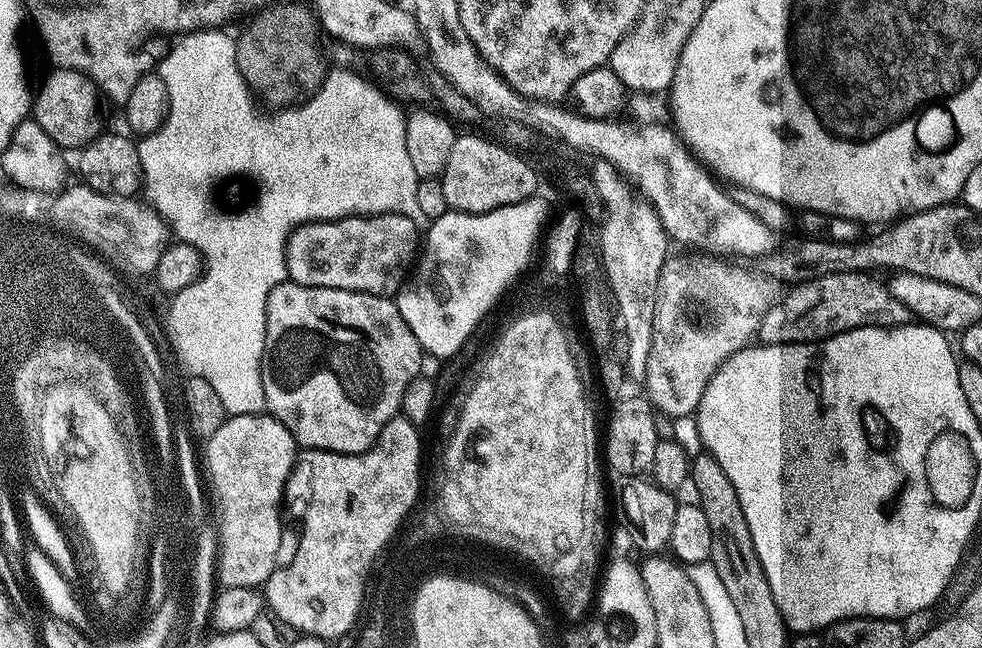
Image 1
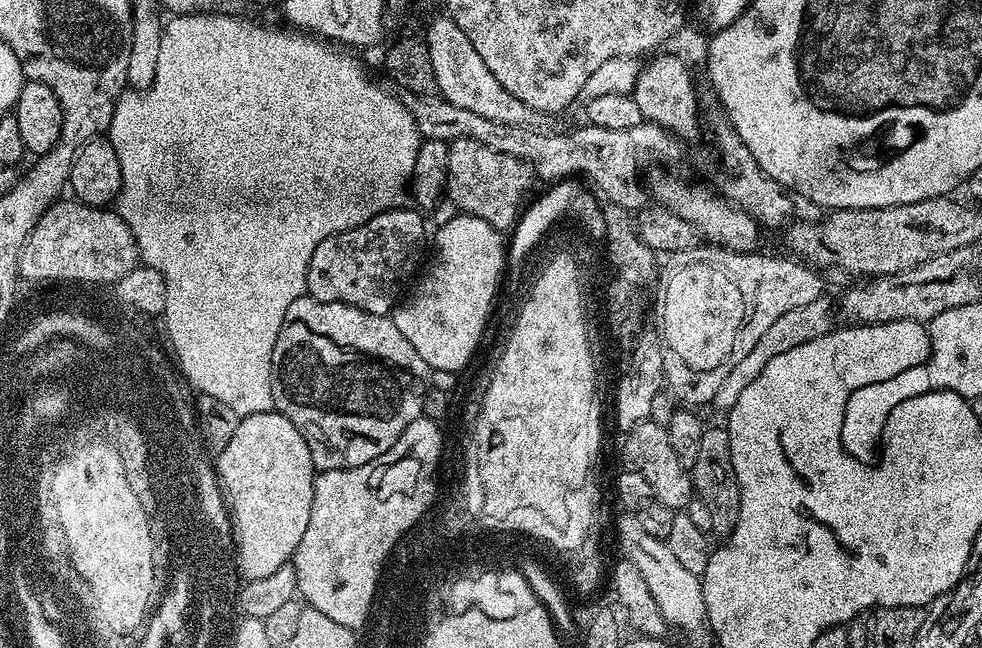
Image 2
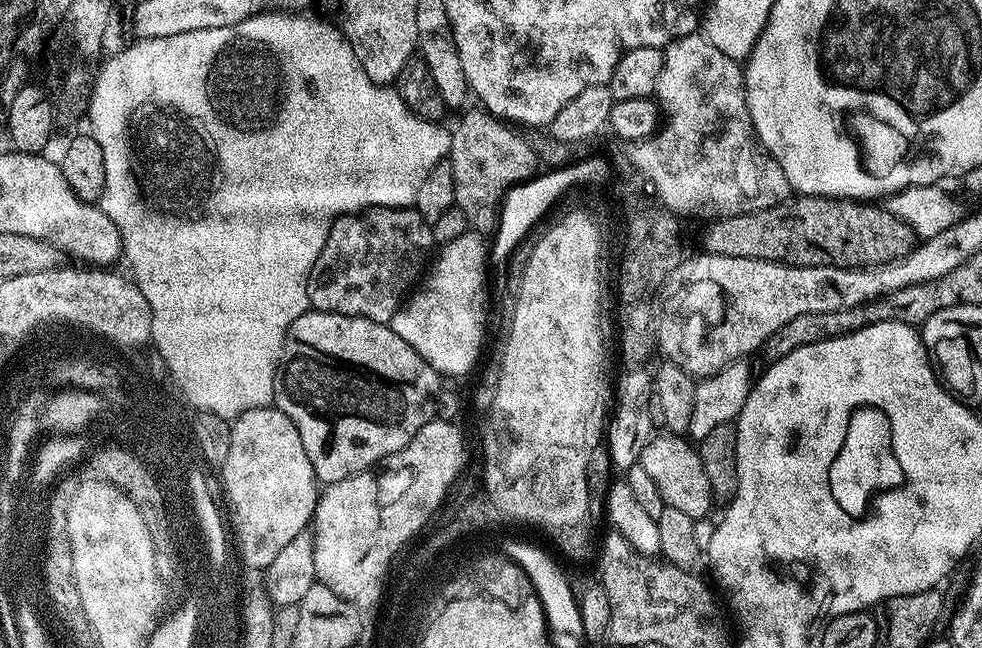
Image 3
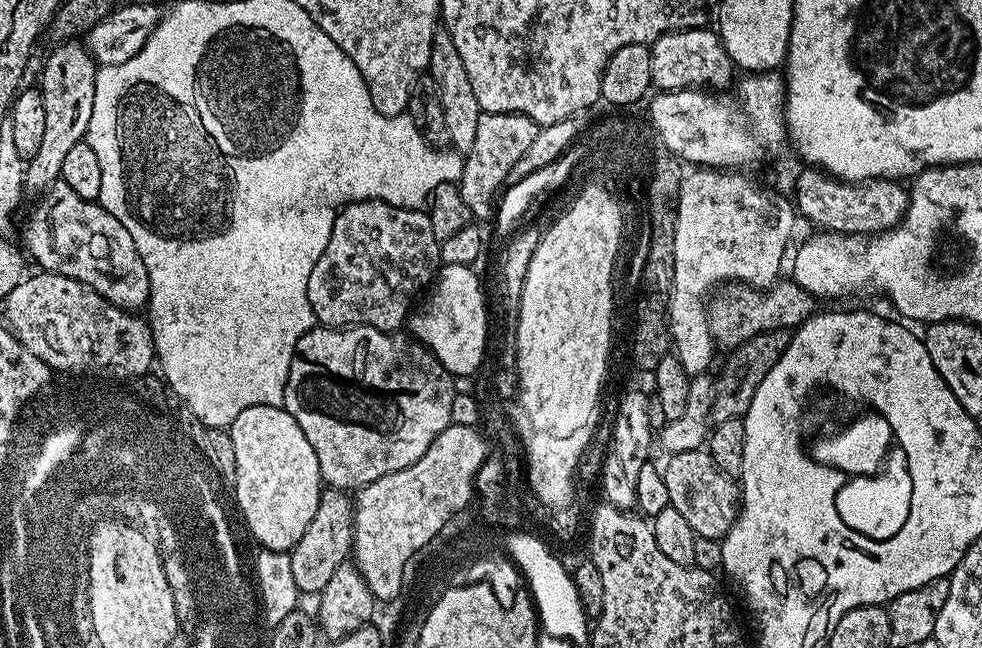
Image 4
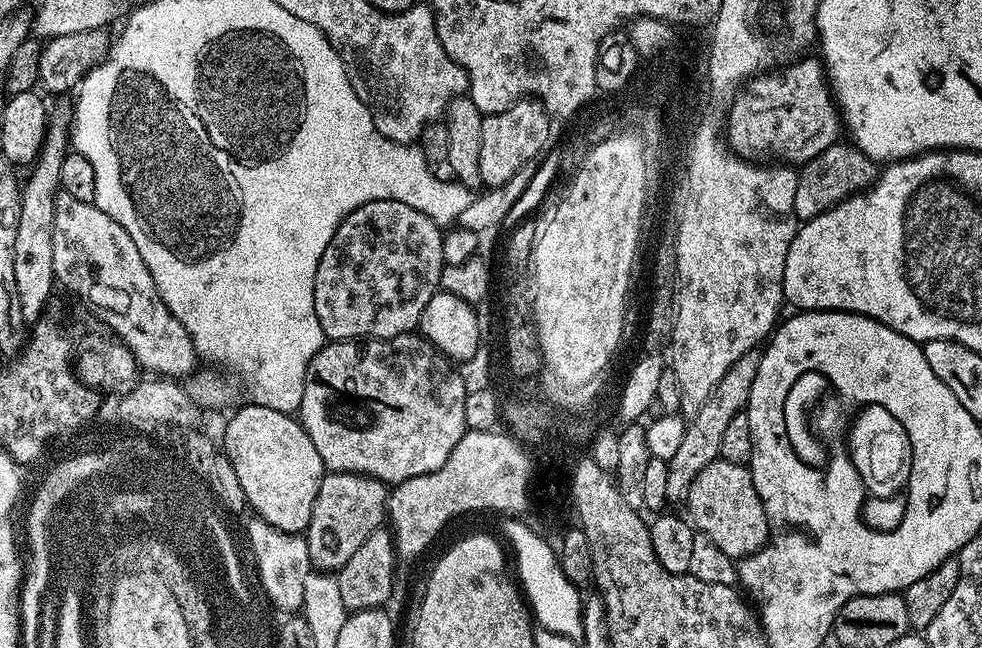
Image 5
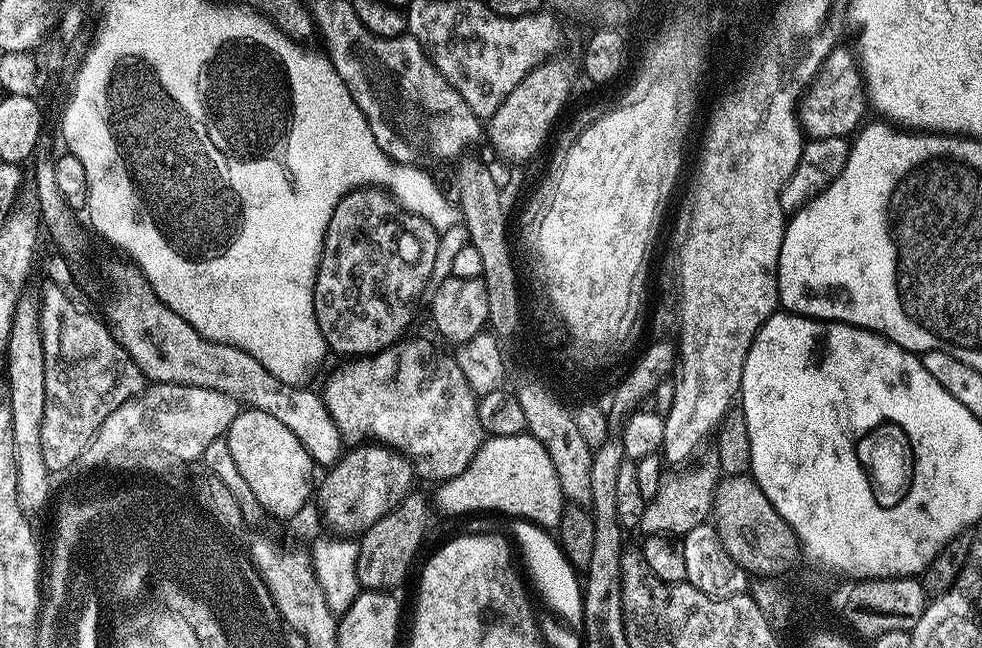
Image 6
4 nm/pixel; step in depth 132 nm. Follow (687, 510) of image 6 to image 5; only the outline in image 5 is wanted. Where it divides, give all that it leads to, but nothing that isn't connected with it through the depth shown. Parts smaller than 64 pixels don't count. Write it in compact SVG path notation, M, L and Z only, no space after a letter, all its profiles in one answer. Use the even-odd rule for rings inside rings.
M753 350L742 354L742 358L738 358L738 362L734 362L734 366L730 366L730 370L722 376L722 382L718 382L718 386L714 386L708 401L687 421L682 434L682 443L678 445L678 451L674 454L674 458L667 460L666 494L669 501L683 501L688 495L694 478L698 478L698 474L706 466L710 466L710 462L720 459L722 438L726 435L730 422L734 422L734 418L741 415L748 407L748 399L750 398L750 390L754 386L754 378L758 378L759 361L759 351Z

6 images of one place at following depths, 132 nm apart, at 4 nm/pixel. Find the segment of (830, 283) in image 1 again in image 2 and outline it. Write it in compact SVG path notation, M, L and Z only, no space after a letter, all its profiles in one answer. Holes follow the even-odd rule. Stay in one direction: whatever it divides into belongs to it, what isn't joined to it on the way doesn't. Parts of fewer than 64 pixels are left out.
M828 298L806 302L806 306L798 306L797 309L782 314L782 318L777 318L770 325L770 330L766 330L766 334L758 338L754 350L750 350L750 354L745 354L738 366L734 366L730 374L726 374L726 382L718 386L718 394L714 394L710 401L711 407L716 407L720 414L726 414L732 409L734 402L738 402L738 394L742 394L742 390L746 390L746 386L750 386L750 382L754 382L754 378L758 378L758 374L766 368L767 363L778 358L778 354L786 354L786 350L794 350L794 346L802 346L802 342L822 338L827 332L833 331L832 316L834 320L834 304L833 301L831 304Z

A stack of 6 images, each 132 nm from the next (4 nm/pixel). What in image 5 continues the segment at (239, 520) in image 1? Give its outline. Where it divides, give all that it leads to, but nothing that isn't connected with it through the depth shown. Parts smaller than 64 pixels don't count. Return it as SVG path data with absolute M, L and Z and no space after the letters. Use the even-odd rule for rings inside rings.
M245 404L245 408L238 409L229 418L224 428L222 451L242 484L247 507L279 532L303 533L318 498L318 486L326 475L322 458L318 458L314 442L310 442L295 415L261 404Z

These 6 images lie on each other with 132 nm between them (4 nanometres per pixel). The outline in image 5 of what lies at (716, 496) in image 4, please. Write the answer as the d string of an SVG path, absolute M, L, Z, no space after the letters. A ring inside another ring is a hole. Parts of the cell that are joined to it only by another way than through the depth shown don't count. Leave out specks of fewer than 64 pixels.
M715 460L706 466L690 486L686 497L686 516L695 531L710 538L734 562L754 552L760 552L770 539L768 515L758 498L751 467L725 460Z

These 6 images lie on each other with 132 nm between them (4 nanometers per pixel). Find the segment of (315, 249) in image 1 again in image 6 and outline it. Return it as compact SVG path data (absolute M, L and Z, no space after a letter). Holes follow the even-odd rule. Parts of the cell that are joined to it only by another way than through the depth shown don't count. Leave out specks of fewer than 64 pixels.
M370 187L346 194L330 218L314 282L314 314L325 345L344 356L340 358L359 358L373 356L401 339L412 324L416 299L432 280L434 254L438 254L439 241L430 222L405 210L387 192Z

